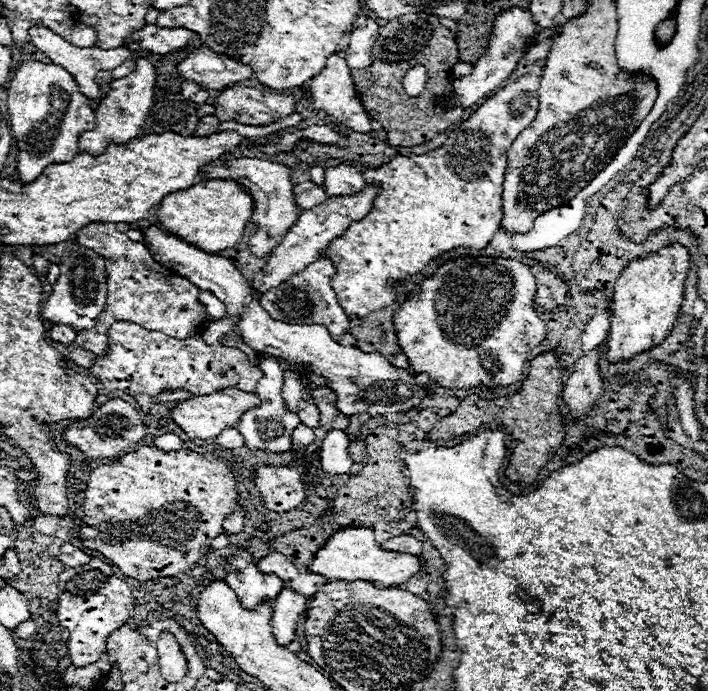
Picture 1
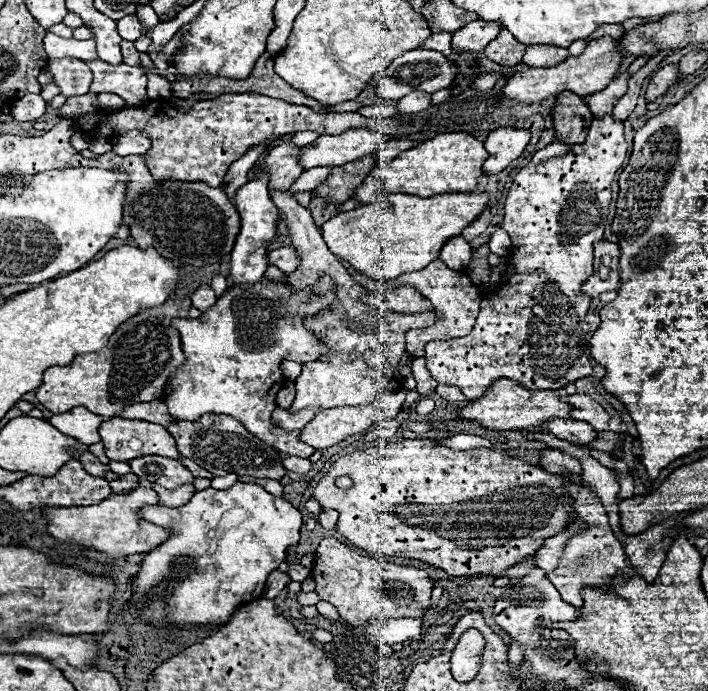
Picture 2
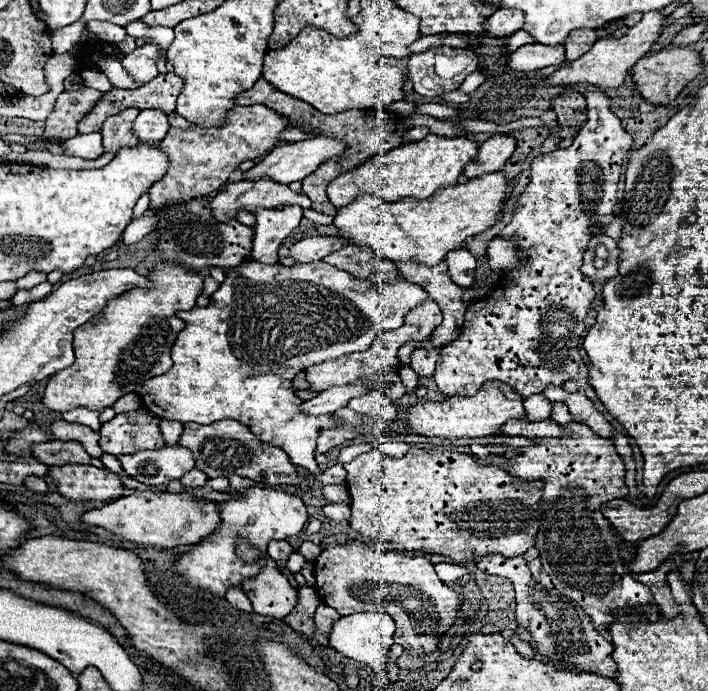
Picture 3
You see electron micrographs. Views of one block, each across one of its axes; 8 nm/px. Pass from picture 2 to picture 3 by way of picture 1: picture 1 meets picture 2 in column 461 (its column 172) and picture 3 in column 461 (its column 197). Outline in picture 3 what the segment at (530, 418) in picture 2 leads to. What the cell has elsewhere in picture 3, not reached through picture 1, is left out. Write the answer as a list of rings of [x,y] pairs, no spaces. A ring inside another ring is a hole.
[[[486,380],[474,396],[450,396],[444,402],[418,402],[408,408],[408,426],[414,434],[438,438],[480,438],[496,436],[508,420],[524,418],[524,398],[498,380]]]

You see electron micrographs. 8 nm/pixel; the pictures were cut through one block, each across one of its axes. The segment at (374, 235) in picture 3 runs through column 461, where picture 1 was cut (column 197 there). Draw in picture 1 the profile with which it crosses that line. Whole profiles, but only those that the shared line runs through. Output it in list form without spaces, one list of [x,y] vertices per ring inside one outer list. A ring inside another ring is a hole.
[[[200,180],[192,188],[168,194],[160,202],[156,216],[168,232],[208,254],[218,254],[240,242],[244,228],[252,218],[252,196],[234,180]]]

